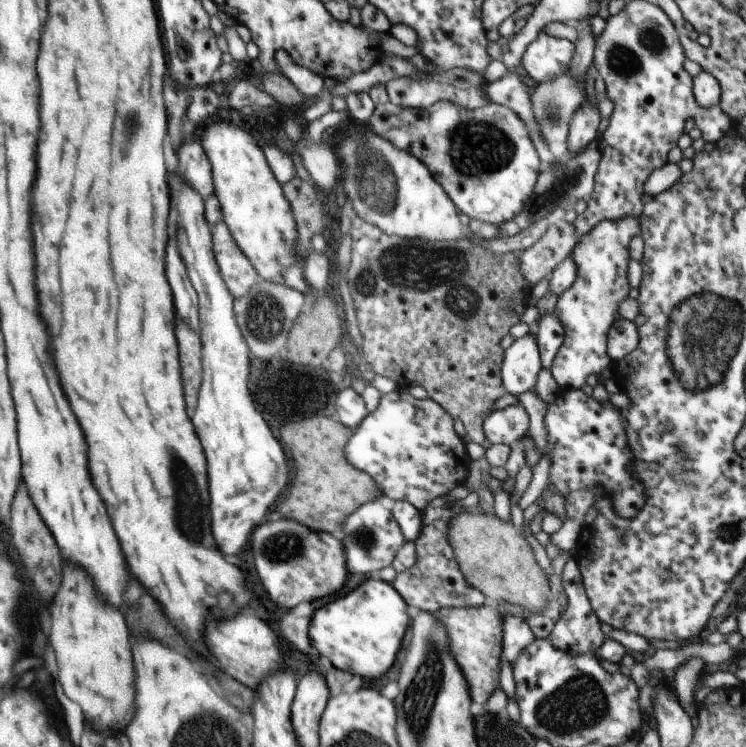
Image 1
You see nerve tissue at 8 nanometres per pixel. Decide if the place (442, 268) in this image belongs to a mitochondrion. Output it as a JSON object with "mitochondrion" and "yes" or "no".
{"mitochondrion":"yes"}

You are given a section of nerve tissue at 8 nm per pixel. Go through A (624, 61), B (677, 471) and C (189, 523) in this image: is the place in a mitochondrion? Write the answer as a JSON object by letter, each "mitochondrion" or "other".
{"A":"mitochondrion","B":"mitochondrion","C":"mitochondrion"}

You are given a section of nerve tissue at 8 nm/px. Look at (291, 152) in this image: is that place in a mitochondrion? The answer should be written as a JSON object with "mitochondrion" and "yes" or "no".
{"mitochondrion":"no"}

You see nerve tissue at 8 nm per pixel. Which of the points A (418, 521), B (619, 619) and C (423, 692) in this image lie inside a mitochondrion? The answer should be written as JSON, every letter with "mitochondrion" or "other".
{"A":"other","B":"other","C":"mitochondrion"}

